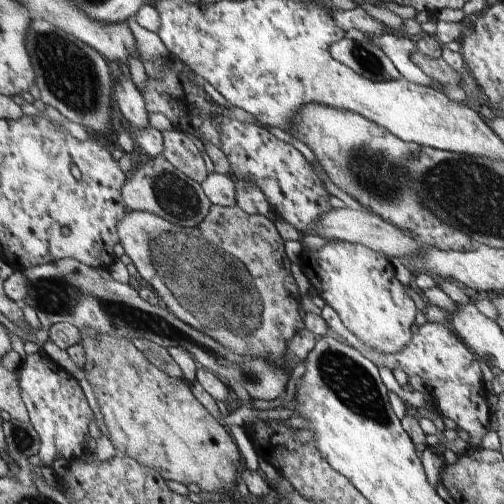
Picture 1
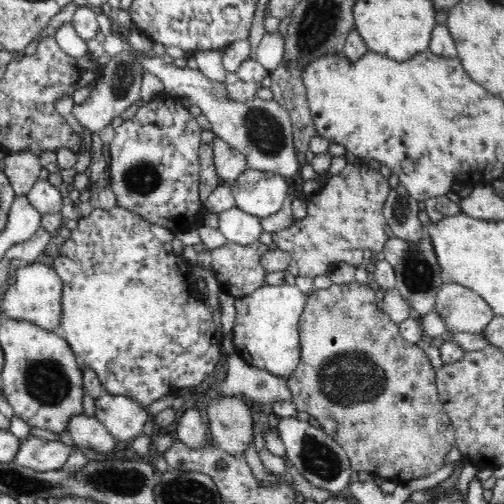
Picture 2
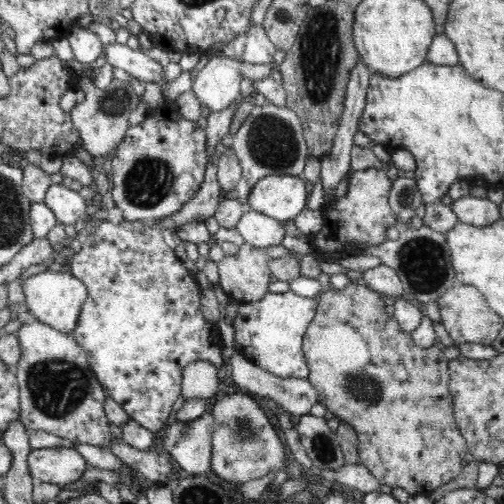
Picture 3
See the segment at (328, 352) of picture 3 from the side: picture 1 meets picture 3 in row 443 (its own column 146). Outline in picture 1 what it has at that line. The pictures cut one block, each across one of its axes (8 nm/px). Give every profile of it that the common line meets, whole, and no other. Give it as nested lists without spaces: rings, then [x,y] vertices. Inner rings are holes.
[[[81,328],[79,334],[81,334],[79,346],[85,352],[83,374],[95,394],[95,400],[103,416],[103,424],[109,432],[109,440],[115,452],[119,456],[129,456],[141,466],[155,470],[165,480],[175,480],[181,484],[195,484],[203,492],[219,492],[225,488],[233,492],[235,490],[233,478],[239,466],[239,450],[229,430],[225,426],[219,426],[211,418],[211,414],[199,404],[199,400],[191,392],[191,386],[185,380],[173,378],[161,372],[157,366],[153,366],[133,346],[129,338],[99,334],[93,328]]]

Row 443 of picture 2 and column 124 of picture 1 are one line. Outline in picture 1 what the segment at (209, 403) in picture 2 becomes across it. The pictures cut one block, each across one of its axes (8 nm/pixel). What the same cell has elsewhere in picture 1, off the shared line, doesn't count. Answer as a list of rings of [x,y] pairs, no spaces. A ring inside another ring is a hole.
[[[211,206],[209,214],[197,224],[197,228],[179,228],[179,224],[171,224],[151,212],[127,210],[125,216],[117,220],[117,234],[119,244],[139,276],[159,294],[159,302],[181,318],[183,324],[209,334],[229,350],[241,356],[279,360],[285,354],[287,340],[305,328],[297,310],[297,286],[289,274],[291,262],[283,252],[285,242],[279,238],[267,216],[249,216],[239,206]]]

